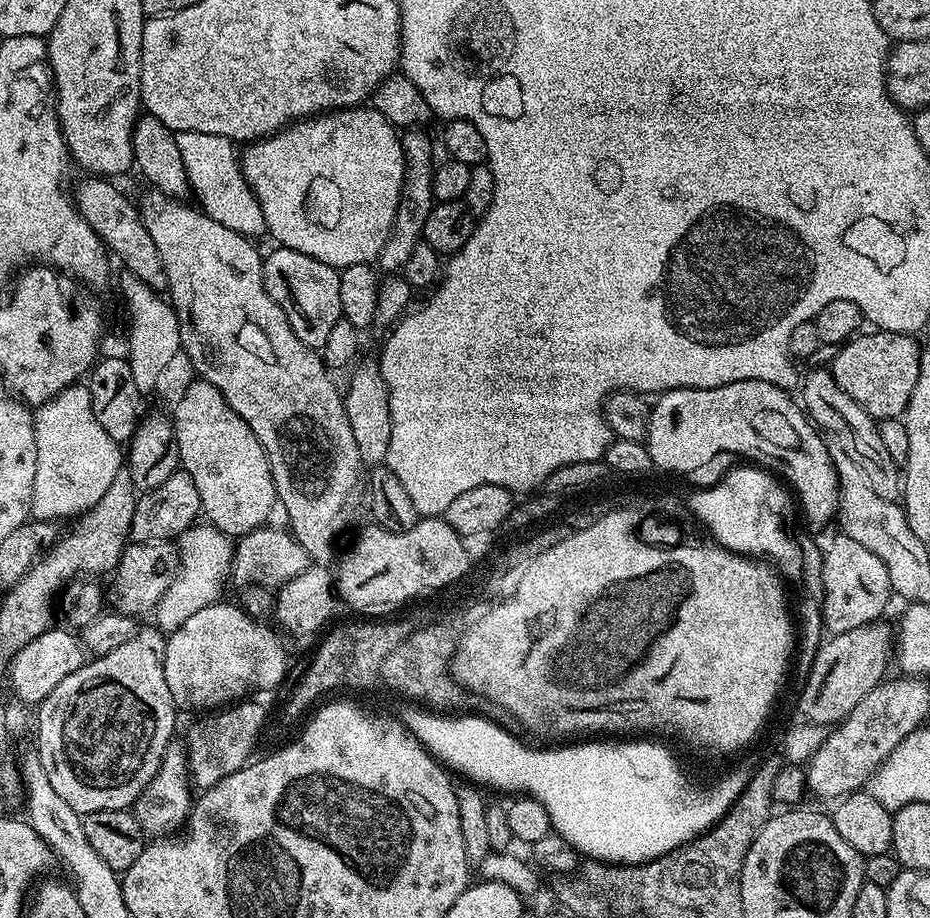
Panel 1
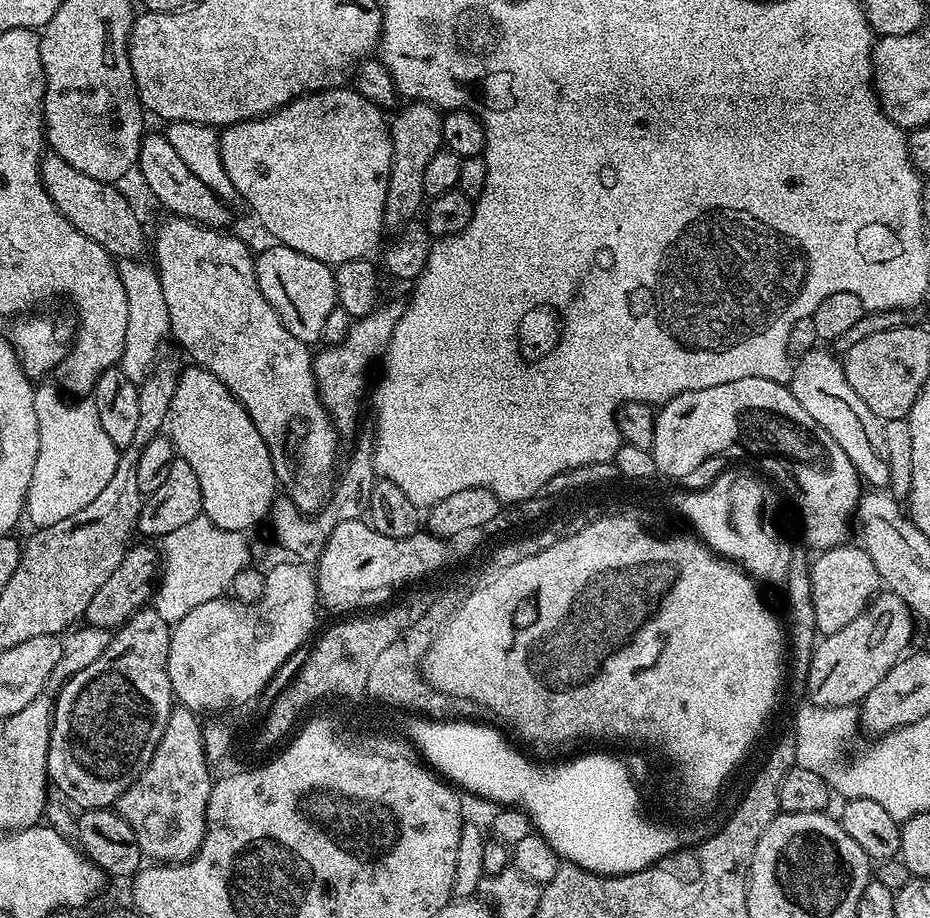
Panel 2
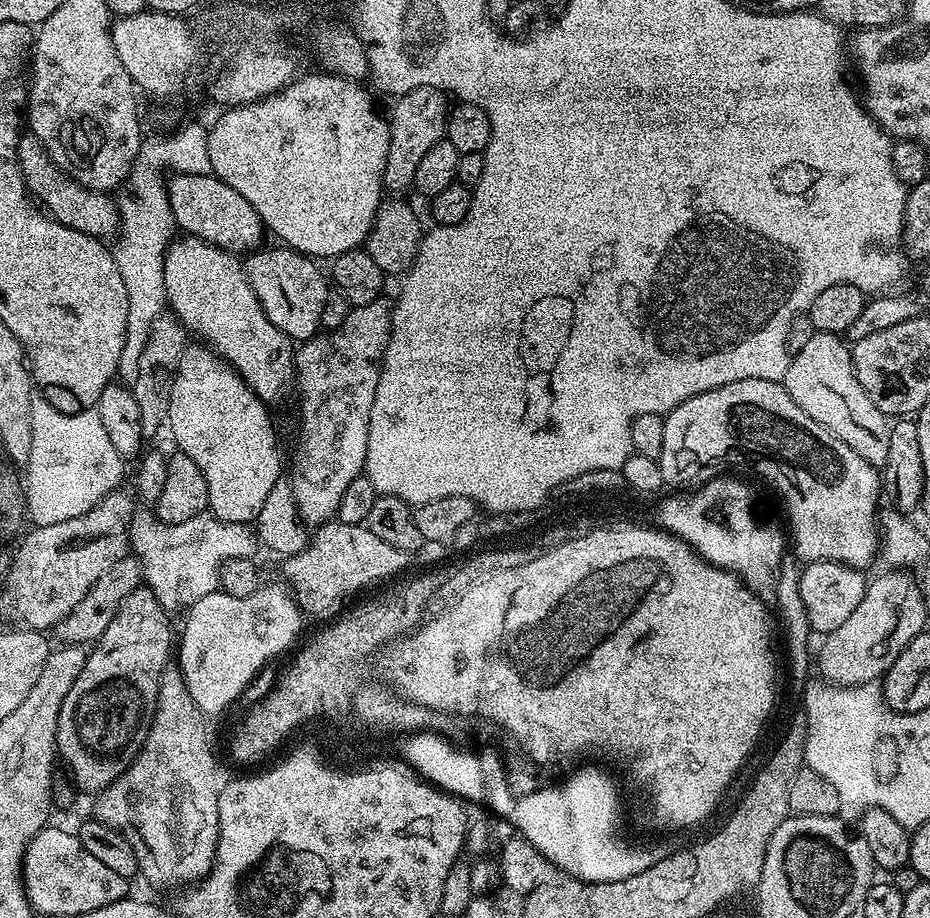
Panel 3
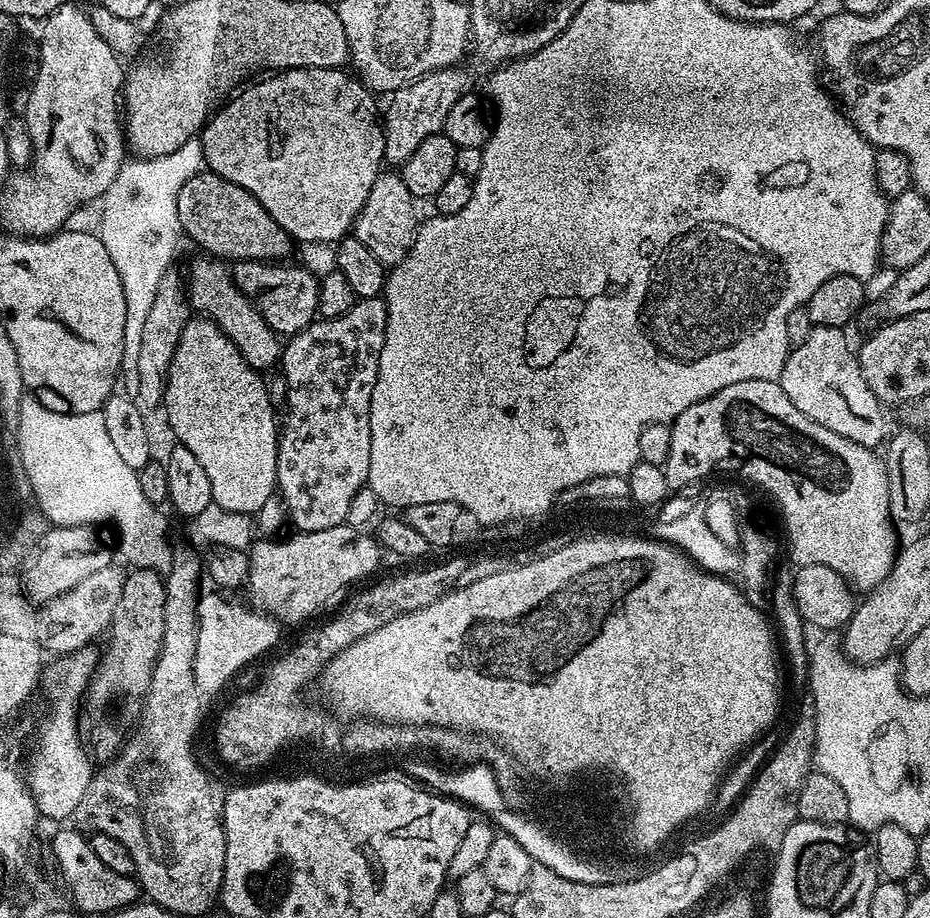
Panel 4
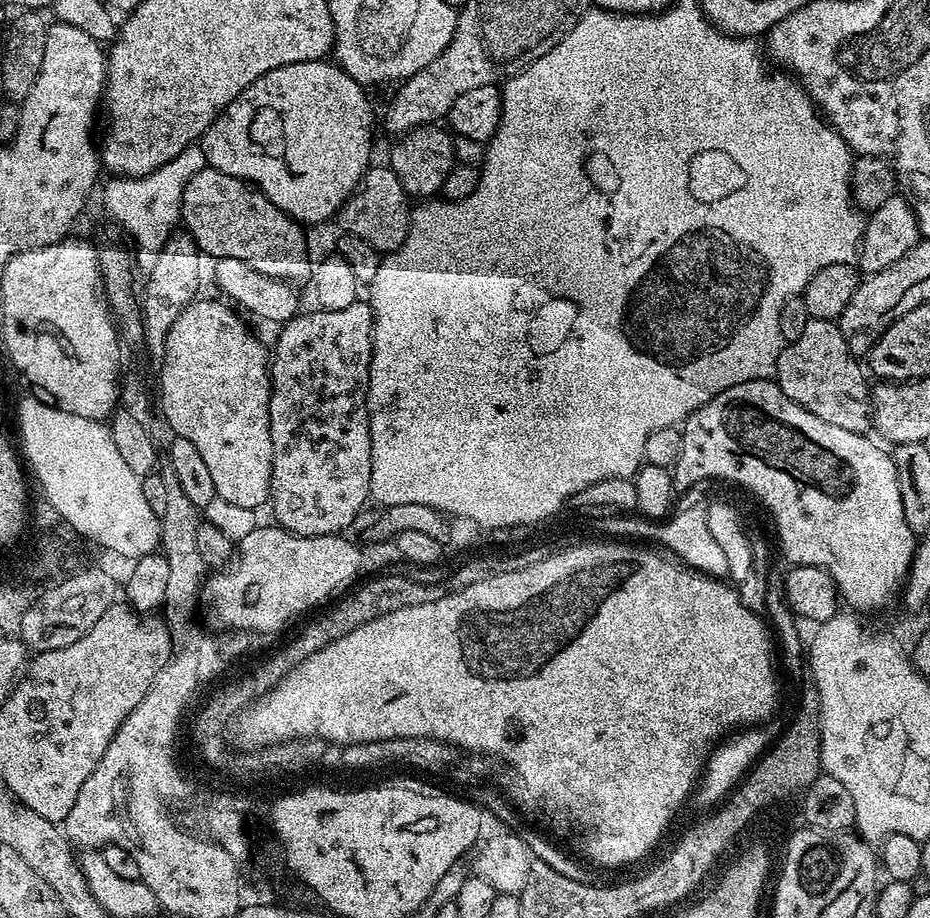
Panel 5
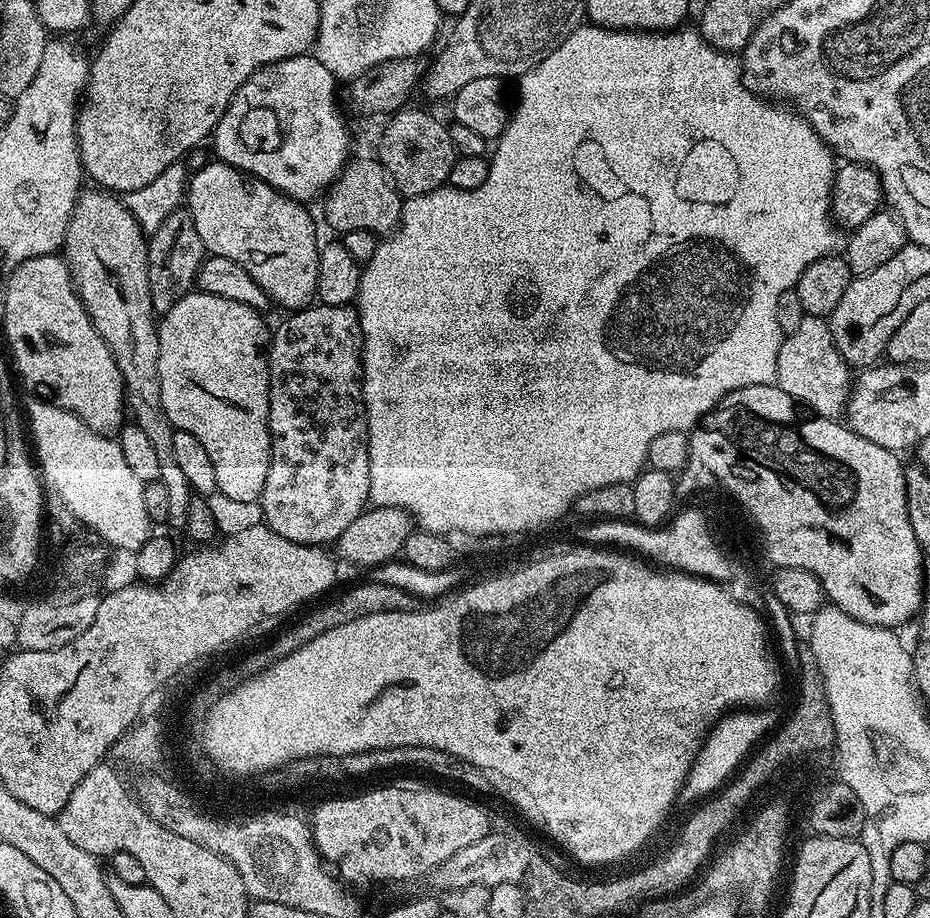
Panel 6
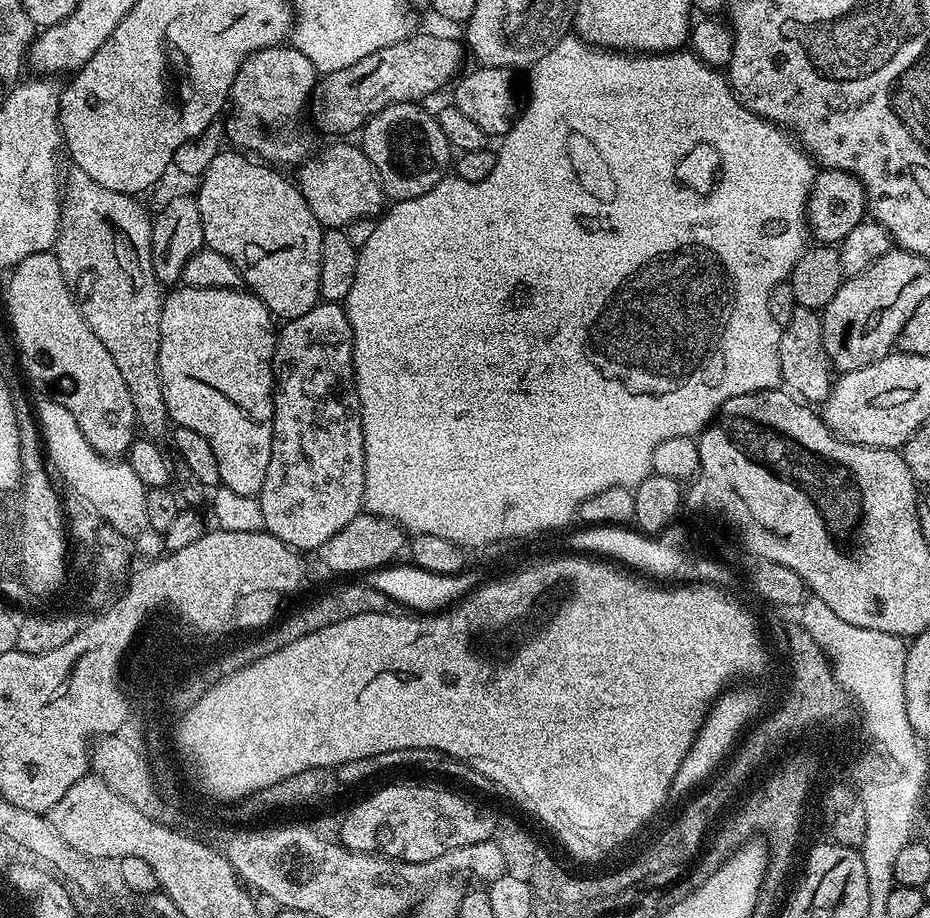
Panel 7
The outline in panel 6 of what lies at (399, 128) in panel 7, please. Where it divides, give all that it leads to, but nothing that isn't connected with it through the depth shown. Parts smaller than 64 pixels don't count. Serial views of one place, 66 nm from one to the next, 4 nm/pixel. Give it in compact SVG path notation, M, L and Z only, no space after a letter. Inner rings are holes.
M405 106L391 117L380 136L379 163L388 171L393 184L400 190L401 197L407 198L433 192L448 184L450 166L457 158L457 150L448 133L449 125L443 124L428 112L419 112L413 106Z

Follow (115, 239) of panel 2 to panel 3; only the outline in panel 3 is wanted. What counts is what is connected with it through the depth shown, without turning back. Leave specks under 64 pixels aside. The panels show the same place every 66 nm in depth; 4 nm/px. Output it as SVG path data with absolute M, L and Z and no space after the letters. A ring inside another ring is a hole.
M30 130L20 135L16 147L16 160L19 162L19 170L29 195L36 199L59 224L97 238L109 238L110 235L113 237L119 231L120 211L117 201L109 193L92 191L82 186L61 171L49 158L41 140Z

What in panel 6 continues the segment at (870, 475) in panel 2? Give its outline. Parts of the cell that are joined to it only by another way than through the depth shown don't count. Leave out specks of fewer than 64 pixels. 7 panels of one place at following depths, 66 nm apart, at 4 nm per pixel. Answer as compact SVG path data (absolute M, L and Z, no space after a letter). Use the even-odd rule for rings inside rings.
M806 314L798 330L781 339L775 385L809 413L829 418L843 417L853 383L853 369L842 358L838 346L834 346L832 326L825 317Z

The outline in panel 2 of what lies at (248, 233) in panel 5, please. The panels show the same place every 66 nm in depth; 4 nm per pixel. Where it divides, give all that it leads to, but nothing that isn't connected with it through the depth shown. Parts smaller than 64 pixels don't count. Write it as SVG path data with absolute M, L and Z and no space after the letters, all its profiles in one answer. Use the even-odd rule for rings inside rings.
M149 131L140 142L138 172L144 175L144 184L152 191L152 196L164 208L169 208L172 216L192 220L195 224L204 224L208 228L223 229L228 220L228 206L204 182L198 178L178 158L178 150L170 146L167 135Z

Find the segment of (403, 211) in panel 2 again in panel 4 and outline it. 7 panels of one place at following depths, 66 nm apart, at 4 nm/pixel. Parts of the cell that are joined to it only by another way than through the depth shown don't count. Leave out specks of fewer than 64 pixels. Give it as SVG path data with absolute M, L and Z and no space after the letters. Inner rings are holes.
M463 67L442 68L438 72L428 72L413 84L403 84L398 91L387 97L388 109L383 109L384 126L384 158L389 165L403 166L426 142L426 138L443 133L446 114L450 114L450 106L459 96L473 87L472 80L463 72ZM392 163L392 164L391 164Z

